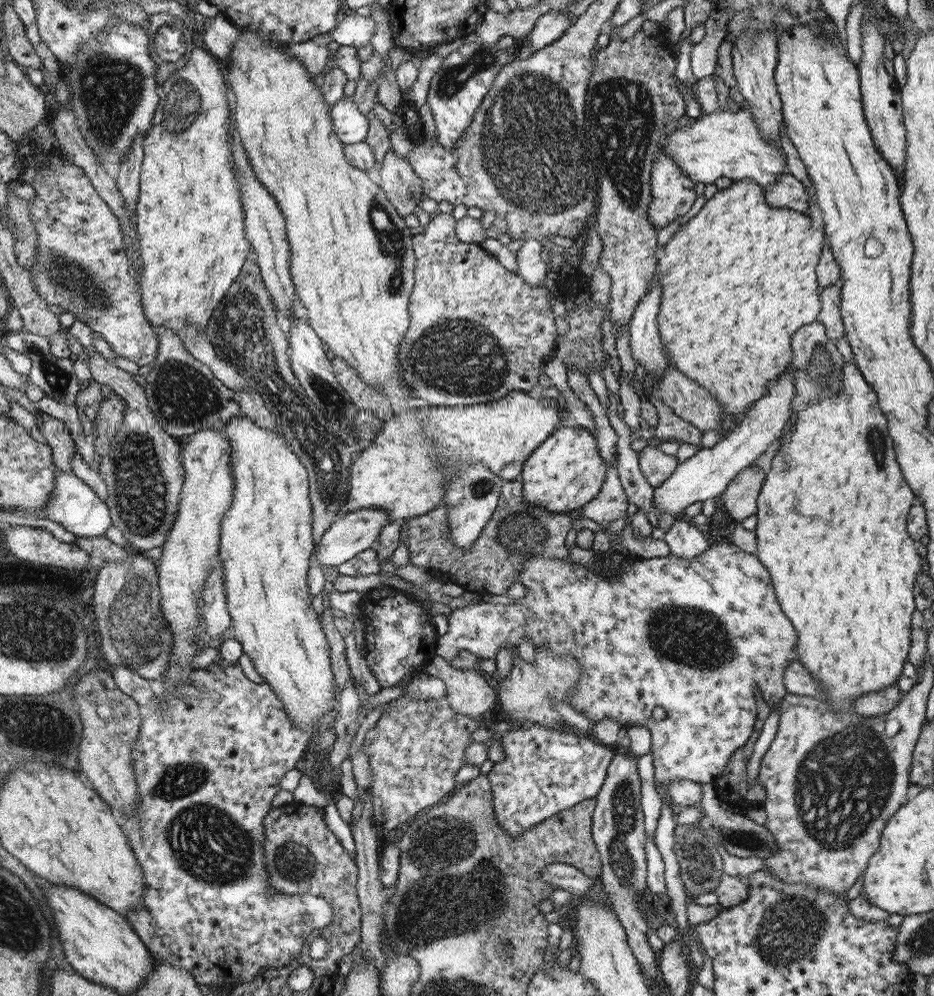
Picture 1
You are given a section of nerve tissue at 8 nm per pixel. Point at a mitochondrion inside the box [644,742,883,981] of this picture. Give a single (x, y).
(790, 927)

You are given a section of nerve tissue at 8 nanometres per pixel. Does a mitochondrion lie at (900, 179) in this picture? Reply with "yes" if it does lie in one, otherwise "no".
no

